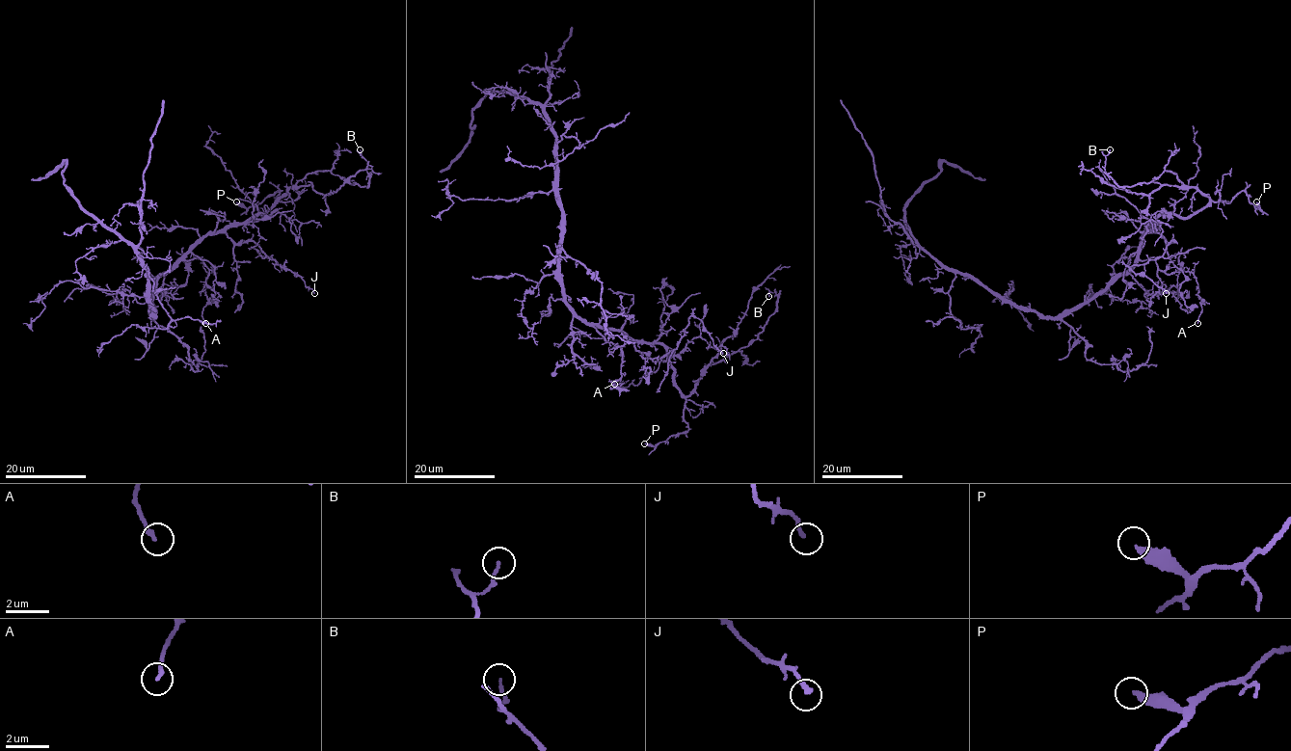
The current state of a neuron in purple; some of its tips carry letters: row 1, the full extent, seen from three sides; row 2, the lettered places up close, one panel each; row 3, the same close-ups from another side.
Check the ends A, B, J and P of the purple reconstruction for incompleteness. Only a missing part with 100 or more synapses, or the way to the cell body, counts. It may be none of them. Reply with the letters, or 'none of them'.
none of them

